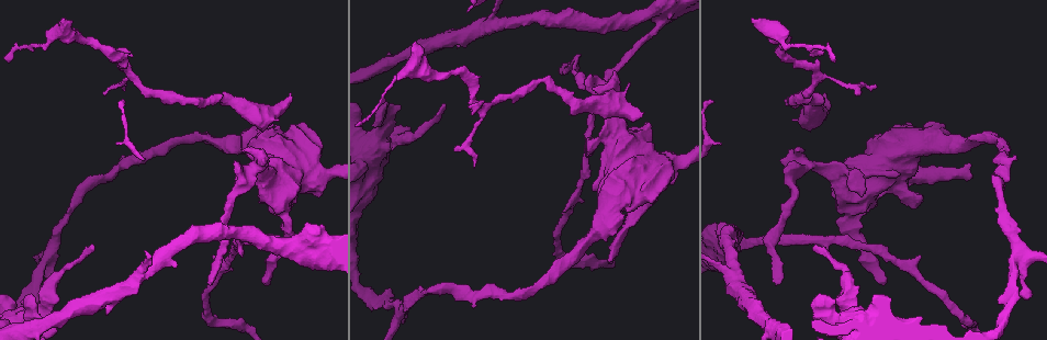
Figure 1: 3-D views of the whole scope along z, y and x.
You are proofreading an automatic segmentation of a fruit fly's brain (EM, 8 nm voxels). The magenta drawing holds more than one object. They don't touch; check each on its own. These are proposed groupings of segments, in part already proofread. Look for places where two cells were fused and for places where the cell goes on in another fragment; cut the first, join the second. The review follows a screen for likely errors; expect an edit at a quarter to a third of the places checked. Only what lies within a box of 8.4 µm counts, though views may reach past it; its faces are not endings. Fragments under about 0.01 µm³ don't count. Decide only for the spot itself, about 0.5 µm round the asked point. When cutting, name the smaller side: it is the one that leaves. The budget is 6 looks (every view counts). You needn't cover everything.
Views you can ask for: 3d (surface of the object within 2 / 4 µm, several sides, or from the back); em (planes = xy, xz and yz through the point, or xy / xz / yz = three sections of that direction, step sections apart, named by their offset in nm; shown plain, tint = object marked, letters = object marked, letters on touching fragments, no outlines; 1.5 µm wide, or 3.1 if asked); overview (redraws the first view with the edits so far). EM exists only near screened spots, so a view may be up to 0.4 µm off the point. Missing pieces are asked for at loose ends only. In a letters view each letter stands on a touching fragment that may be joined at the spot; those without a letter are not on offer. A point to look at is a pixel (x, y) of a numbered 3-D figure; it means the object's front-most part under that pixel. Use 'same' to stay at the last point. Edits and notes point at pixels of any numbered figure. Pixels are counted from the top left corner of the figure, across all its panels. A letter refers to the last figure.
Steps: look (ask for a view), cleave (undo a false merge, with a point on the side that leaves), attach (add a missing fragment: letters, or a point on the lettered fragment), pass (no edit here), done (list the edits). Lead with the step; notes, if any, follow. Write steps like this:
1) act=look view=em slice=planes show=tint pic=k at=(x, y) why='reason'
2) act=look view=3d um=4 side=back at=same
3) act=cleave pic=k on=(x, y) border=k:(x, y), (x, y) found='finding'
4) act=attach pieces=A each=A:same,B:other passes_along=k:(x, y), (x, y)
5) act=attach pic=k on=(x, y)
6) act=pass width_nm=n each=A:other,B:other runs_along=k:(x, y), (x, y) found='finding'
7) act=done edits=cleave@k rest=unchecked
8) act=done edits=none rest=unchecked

act=look view=em slice=planes show=plain pic=1 at=(441, 104)

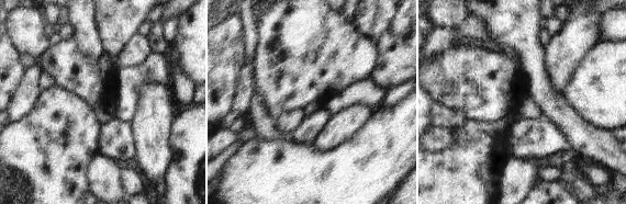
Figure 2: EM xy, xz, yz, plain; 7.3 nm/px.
act=look view=em slice=planes show=letters at=same why='what lies round it'

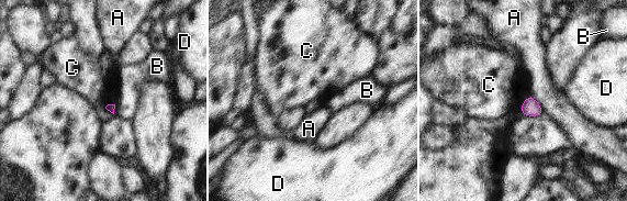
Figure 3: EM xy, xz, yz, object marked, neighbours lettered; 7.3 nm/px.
act=pass longest_contact=A:170nm each=A:other,B:other,C:other,D:other border=3:(527, 95), (519, 109) found='none of them fits'

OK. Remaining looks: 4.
act=look view=em slice=xy step=8 show=letters pic=1 at=(149, 269) why='three arms meet'

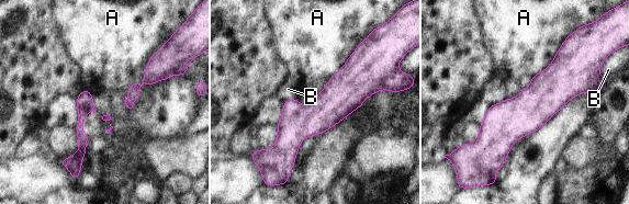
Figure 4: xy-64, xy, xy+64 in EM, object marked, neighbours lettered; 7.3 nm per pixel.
act=pass each=A:other,B:other found='continuous, no second cell'

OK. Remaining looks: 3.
act=look view=em slice=xz step=8 show=tint pic=1 at=(1028, 295) why='free end'

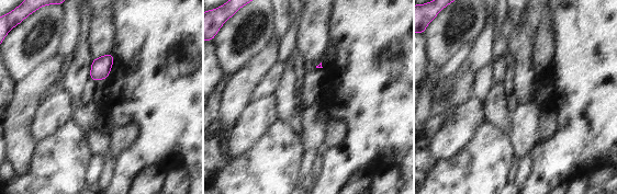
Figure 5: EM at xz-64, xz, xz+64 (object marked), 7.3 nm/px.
act=look view=em slice=xz step=8 show=letters at=same why='what lies round it'

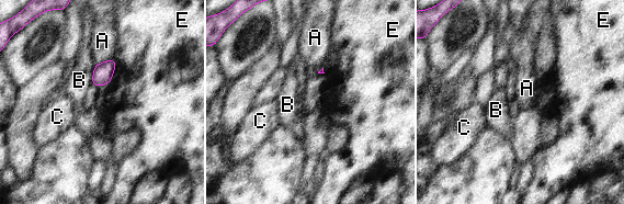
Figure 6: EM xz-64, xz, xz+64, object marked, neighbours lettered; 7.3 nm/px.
act=pass longest_contact=E:220nm each=A:other,B:other,C:other,E:other border=6:(113, 57), (94, 65) found='no lettered fragment goes on from it'

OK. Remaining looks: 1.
act=done edits=none rest=unchecked

